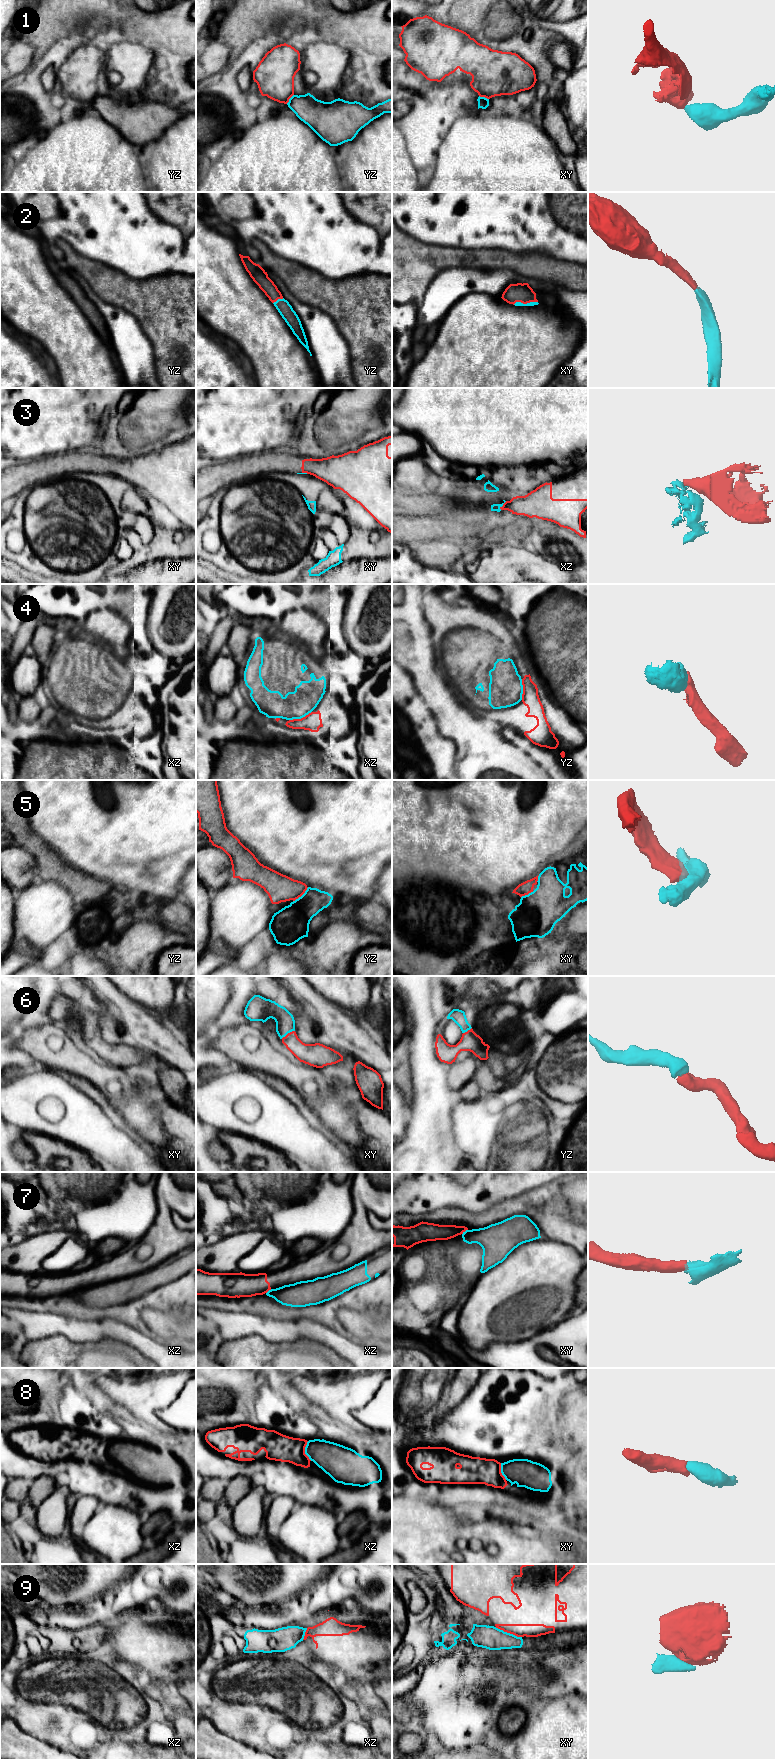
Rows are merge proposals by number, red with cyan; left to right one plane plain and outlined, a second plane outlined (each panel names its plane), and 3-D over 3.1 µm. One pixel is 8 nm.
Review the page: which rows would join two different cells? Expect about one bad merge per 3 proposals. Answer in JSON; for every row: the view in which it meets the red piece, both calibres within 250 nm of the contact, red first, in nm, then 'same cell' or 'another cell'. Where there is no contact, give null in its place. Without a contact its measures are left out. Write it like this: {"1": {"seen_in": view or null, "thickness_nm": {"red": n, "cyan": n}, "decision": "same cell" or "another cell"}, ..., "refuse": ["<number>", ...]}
{"1": {"seen_in": "xy", "thickness_nm": {"red": 360, "cyan": 90}, "decision": "another cell"}, "2": {"seen_in": "xy", "thickness_nm": {"red": 150, "cyan": 30}, "decision": "same cell"}, "3": {"seen_in": "xz", "thickness_nm": {"red": 200, "cyan": 60}, "decision": "another cell"}, "4": {"seen_in": "xz", "thickness_nm": {"red": 140, "cyan": 220}, "decision": "same cell"}, "5": {"seen_in": "yz", "thickness_nm": {"red": 220, "cyan": 280}, "decision": "same cell"}, "6": {"seen_in": "xy", "thickness_nm": {"red": 170, "cyan": 160}, "decision": "same cell"}, "7": {"seen_in": "xy", "thickness_nm": {"red": 140, "cyan": 240}, "decision": "another cell"}, "8": {"seen_in": "xz", "thickness_nm": {"red": 220, "cyan": 260}, "decision": "same cell"}, "9": {"seen_in": "xy", "thickness_nm": {"red": 110, "cyan": 190}, "decision": "another cell"}, "refuse": ["1", "3", "7", "9"]}

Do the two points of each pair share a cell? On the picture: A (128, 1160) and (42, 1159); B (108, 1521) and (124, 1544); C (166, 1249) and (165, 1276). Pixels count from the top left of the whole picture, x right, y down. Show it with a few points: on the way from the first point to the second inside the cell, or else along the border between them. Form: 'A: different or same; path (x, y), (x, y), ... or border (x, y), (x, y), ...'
A: different; border (66, 1142), (87, 1152)
B: same; path (112, 1527), (118, 1538)
C: different; border (185, 1251), (158, 1265)

